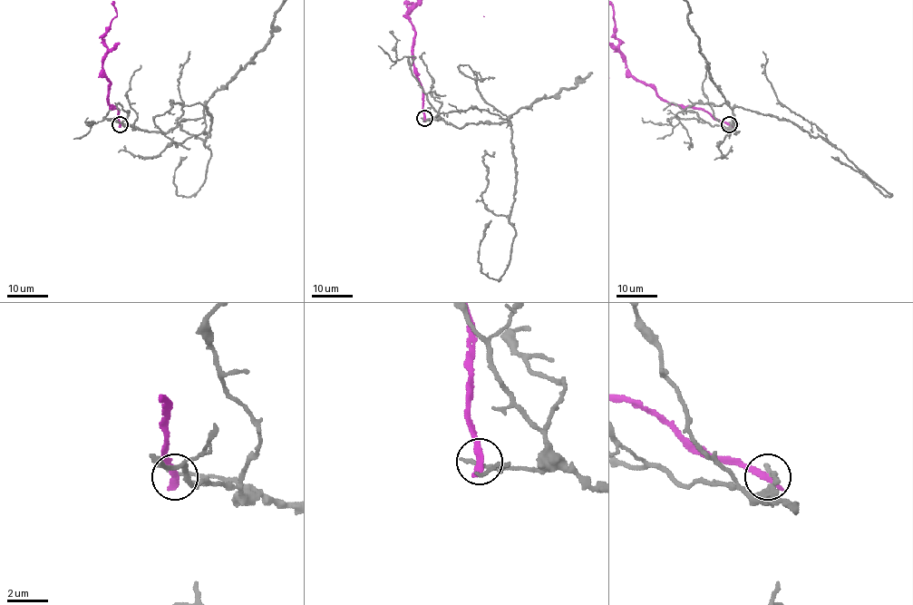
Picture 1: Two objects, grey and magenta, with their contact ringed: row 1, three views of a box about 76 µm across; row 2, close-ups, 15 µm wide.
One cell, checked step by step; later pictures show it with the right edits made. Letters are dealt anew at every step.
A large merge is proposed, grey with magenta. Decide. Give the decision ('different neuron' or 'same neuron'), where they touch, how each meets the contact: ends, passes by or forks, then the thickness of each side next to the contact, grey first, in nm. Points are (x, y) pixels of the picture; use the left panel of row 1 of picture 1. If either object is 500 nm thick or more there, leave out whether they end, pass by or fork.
different neuron | (120, 124) | grey ends | magenta ends | 280/380 nm

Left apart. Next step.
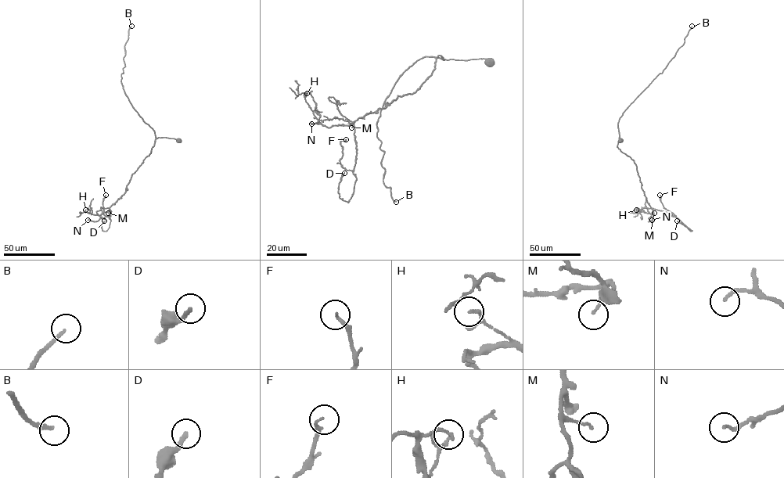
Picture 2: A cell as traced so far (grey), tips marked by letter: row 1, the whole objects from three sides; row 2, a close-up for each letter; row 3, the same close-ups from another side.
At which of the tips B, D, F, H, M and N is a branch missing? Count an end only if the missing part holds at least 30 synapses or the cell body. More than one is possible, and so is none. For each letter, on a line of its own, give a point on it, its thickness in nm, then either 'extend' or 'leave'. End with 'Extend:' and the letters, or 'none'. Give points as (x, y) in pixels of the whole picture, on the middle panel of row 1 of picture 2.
B: place (396, 202); calibre 170 nm; extend
D: place (344, 173); calibre 190 nm; leave
F: place (346, 139); calibre 130 nm; leave
H: place (307, 93); calibre 80 nm; leave
M: place (351, 127); calibre 120 nm; leave
N: place (311, 123); calibre 150 nm; leave
Extend: B

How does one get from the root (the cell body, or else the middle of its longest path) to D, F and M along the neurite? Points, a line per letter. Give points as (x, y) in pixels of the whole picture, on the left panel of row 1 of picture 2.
D: (178, 141), (156, 138), (125, 192), (109, 207), (110, 221), (105, 231), (102, 228), (104, 221)
F: (178, 141), (156, 138), (151, 152), (132, 174), (125, 192), (109, 207), (109, 217), (102, 212), (106, 195)
M: (178, 141), (166, 137), (156, 138), (151, 152), (132, 174), (125, 192), (111, 205), (108, 213)

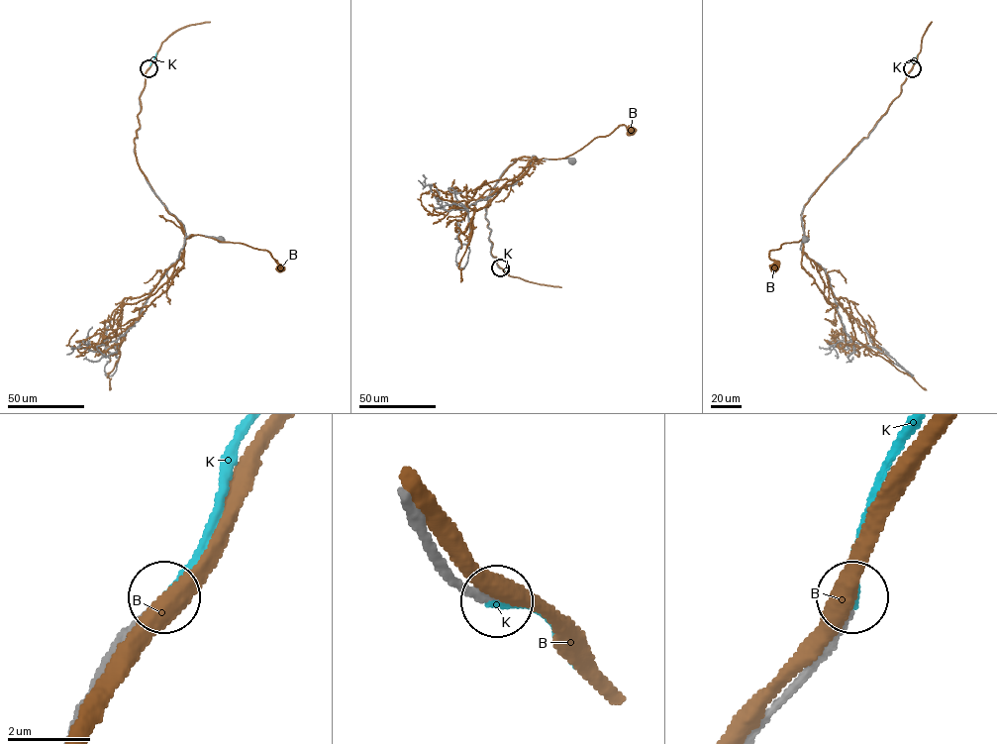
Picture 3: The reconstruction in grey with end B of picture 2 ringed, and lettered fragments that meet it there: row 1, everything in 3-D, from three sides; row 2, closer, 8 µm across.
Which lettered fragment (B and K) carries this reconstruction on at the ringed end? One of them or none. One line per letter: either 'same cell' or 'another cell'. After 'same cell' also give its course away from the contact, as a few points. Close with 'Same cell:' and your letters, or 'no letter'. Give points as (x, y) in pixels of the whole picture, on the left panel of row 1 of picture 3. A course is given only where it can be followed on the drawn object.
B: another cell
K: same cell; it runs (149, 68), (156, 53)
Same cell: K

